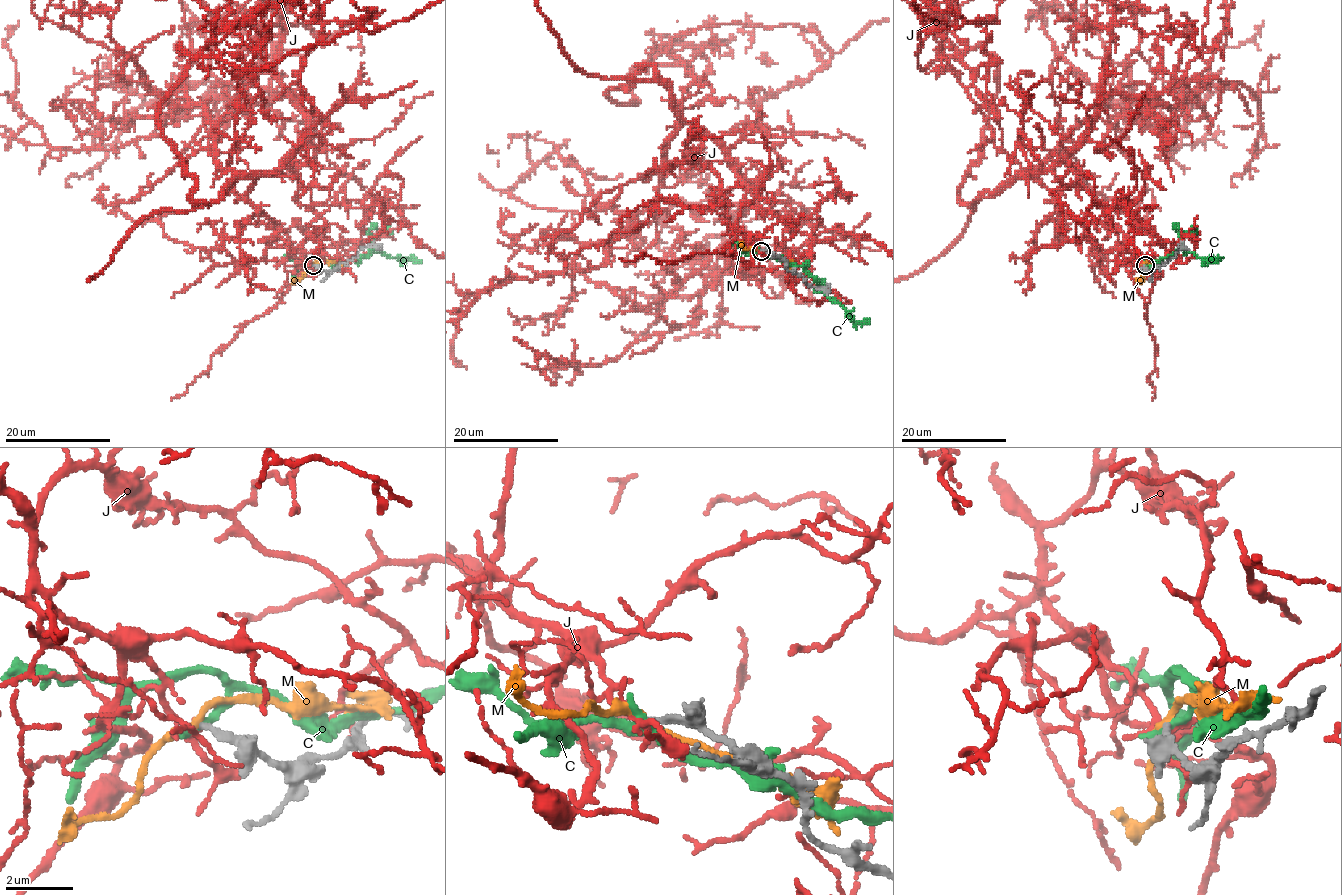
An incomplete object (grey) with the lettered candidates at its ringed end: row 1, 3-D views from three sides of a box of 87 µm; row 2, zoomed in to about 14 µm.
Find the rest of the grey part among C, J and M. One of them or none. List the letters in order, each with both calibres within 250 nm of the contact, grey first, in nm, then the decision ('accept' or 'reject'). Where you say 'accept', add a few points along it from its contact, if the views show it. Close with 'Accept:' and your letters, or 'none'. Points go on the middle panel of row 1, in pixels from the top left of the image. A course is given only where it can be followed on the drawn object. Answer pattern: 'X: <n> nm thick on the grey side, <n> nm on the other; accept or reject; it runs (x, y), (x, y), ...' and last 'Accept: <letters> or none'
C: 190 nm thick on the grey side, 280 nm on the other; reject
J: 190 nm thick on the grey side, 150 nm on the other; reject
M: 190 nm thick on the grey side, 180 nm on the other; reject
Accept: none

